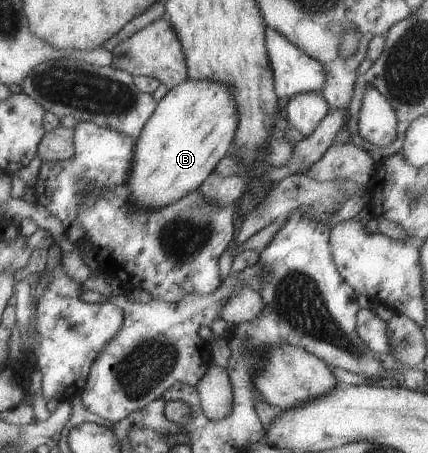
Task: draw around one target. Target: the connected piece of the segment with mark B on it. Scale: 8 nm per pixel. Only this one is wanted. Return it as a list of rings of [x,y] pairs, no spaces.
[[[187,79],[170,88],[135,140],[130,178],[124,184],[128,200],[140,210],[156,210],[197,190],[219,160],[230,153],[238,122],[232,88],[216,80]]]

